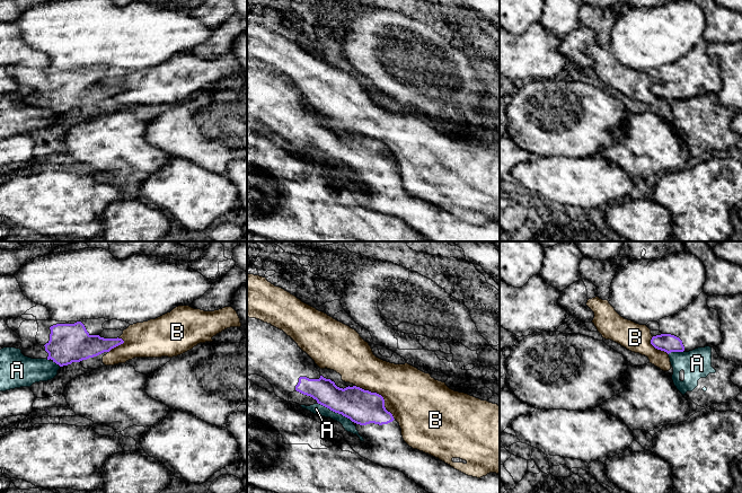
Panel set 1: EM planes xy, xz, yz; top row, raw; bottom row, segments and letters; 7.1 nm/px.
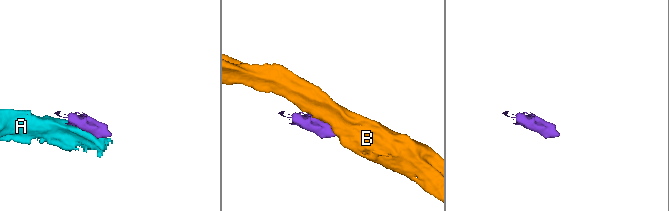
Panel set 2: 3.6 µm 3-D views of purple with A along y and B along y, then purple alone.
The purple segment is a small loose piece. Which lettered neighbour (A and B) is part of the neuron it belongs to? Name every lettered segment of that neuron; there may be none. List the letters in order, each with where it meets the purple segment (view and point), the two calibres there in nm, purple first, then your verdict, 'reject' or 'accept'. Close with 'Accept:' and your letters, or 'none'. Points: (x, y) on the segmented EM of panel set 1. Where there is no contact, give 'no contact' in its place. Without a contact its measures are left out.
A: meets purple in xz at (335, 412); 240 nm thick on the purple side, 80 nm on the other; reject
B: meets purple in xz at (380, 395); 240 nm thick on the purple side, 400 nm on the other; reject
Accept: none

